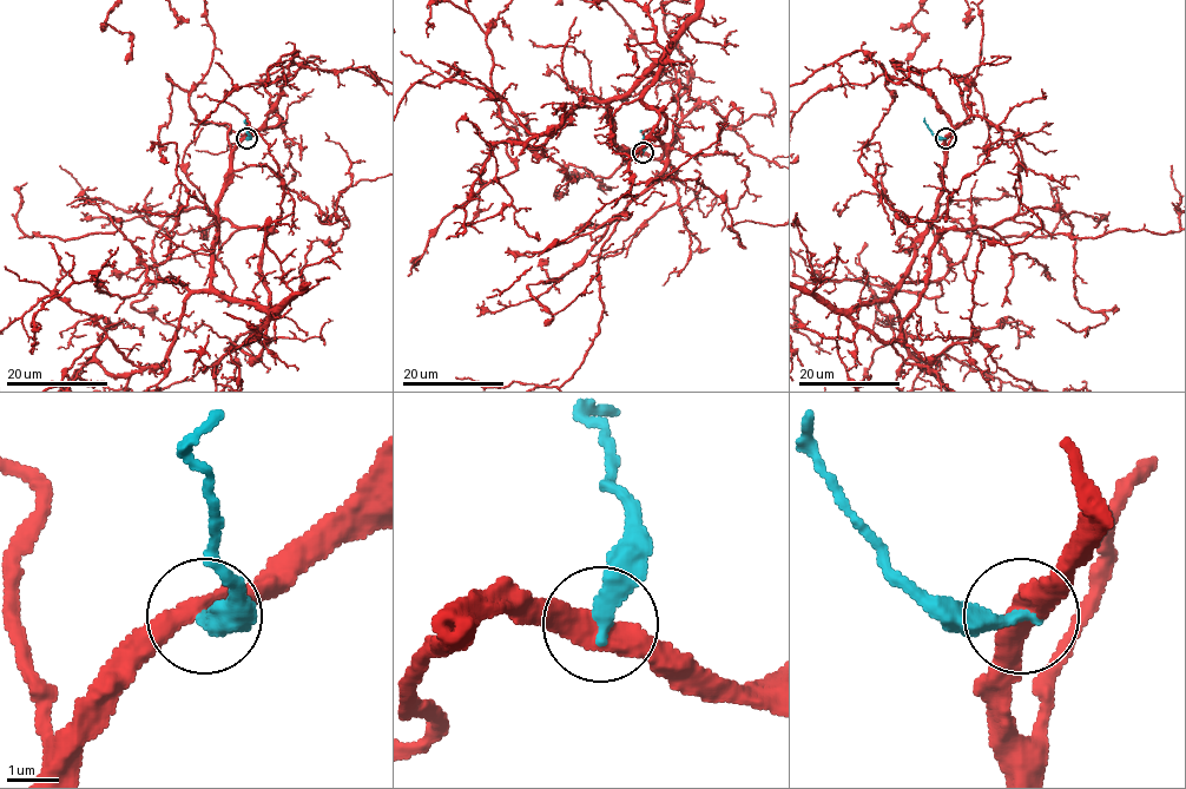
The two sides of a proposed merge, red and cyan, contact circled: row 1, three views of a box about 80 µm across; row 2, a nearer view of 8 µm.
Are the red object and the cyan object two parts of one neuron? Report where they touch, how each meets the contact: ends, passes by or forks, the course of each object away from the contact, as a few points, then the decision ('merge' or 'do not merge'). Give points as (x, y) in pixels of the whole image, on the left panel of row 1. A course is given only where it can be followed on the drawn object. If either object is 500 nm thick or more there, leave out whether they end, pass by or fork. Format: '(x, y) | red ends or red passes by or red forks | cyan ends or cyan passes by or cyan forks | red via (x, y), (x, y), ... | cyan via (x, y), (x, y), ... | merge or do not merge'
(246, 138) | red passes by | cyan ends | red via (245, 138), (218, 204), (211, 285), (276, 309), (301, 289), (307, 264), (271, 169), (245, 157), (204, 194) | cyan via (245, 138), (248, 117) | do not merge

